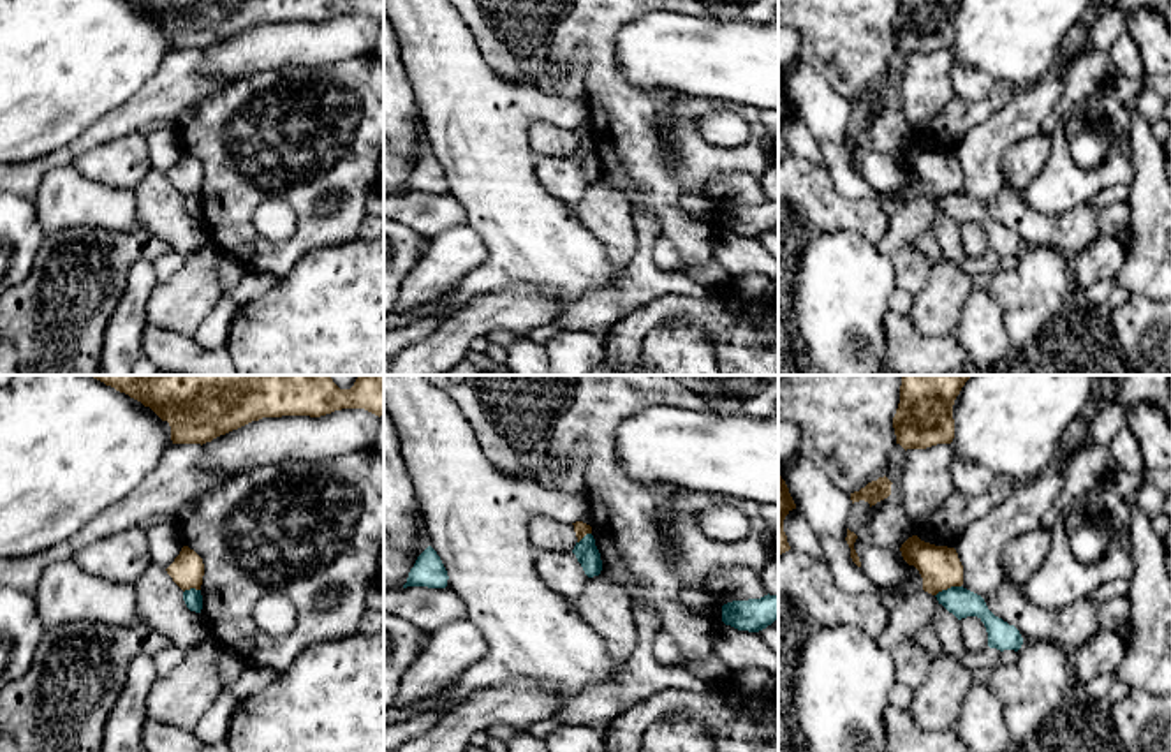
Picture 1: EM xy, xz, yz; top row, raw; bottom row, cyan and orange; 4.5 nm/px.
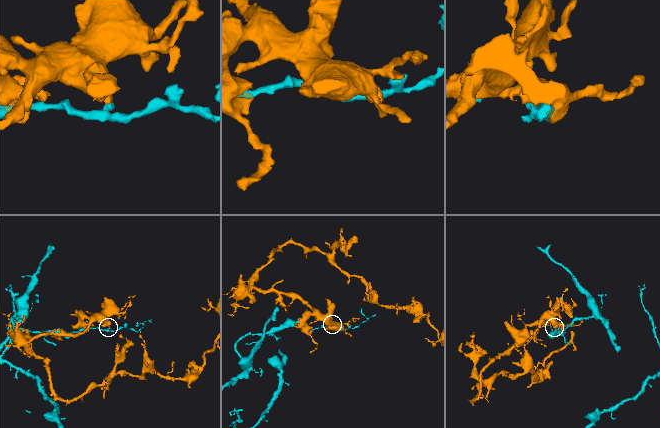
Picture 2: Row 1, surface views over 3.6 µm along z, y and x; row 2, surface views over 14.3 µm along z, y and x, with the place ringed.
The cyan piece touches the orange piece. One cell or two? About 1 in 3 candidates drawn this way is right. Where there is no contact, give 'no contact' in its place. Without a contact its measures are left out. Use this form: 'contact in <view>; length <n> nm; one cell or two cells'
contact in yz; length 130 nm; two cells

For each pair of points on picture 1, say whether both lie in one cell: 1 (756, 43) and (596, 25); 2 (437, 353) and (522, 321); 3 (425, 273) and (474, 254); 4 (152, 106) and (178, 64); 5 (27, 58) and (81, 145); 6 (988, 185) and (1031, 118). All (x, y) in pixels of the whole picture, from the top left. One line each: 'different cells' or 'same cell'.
1: different cells
2: same cell
3: same cell
4: same cell
5: different cells
6: same cell

